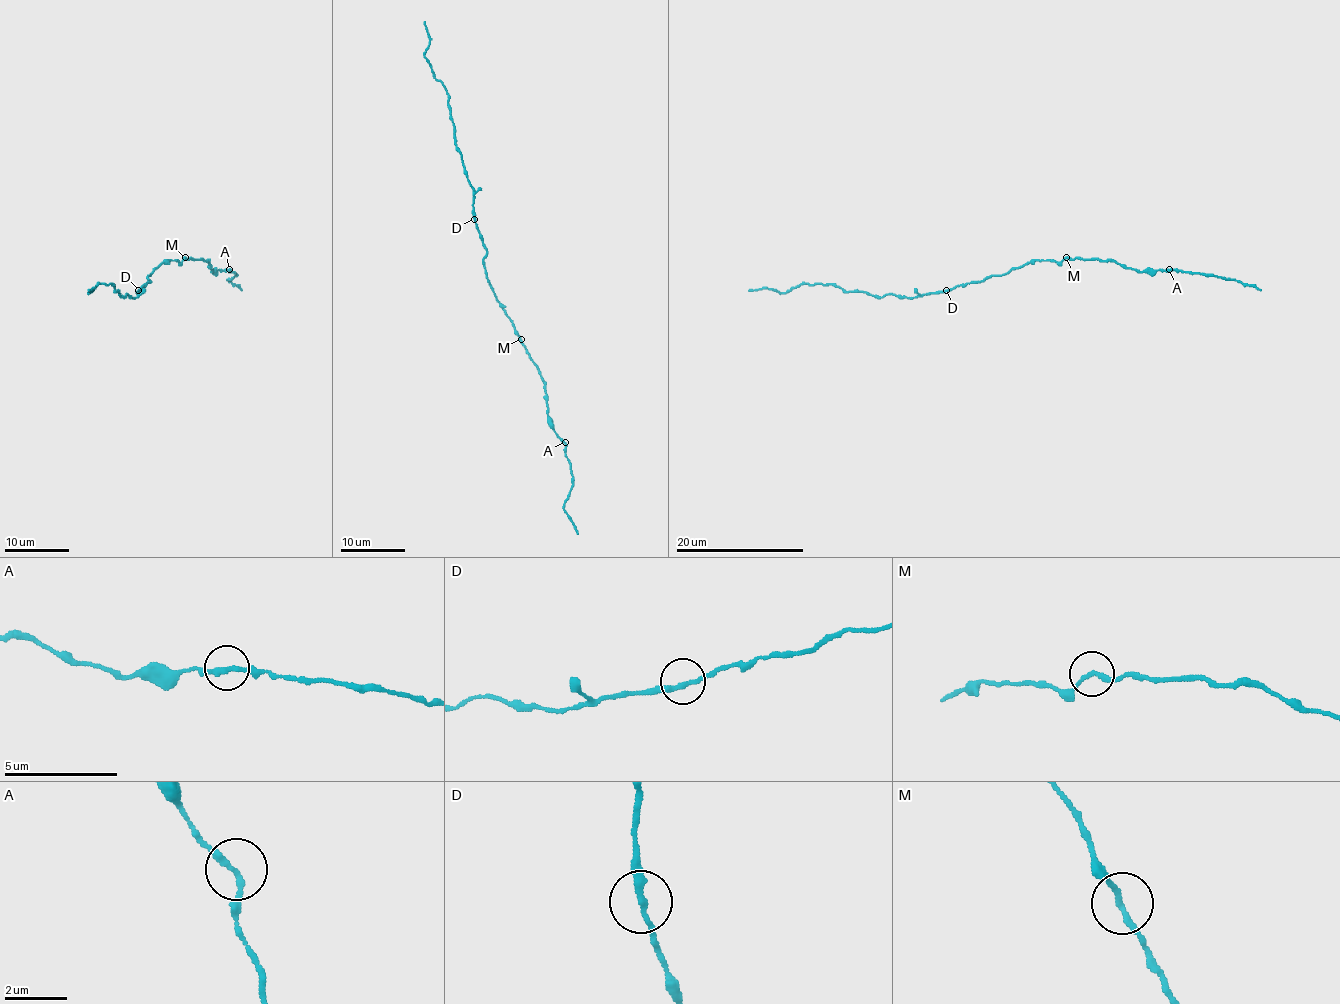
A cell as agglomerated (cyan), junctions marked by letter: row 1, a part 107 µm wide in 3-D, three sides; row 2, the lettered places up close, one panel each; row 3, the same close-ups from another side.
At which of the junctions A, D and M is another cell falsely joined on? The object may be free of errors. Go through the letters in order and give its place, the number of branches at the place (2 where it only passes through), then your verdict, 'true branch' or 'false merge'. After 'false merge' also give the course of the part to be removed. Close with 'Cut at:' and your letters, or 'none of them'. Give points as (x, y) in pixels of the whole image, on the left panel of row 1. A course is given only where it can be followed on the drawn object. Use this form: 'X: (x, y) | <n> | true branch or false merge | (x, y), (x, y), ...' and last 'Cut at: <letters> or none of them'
A: (229, 269) | 2 | true branch
D: (138, 290) | 2 | true branch
M: (185, 257) | 2 | true branch
Cut at: none of them

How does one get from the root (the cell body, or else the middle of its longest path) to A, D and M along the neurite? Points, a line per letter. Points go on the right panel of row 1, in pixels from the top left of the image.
A: (1007, 272), (1036, 261), (1060, 262), (1066, 257), (1116, 261), (1140, 272), (1169, 269)
D: (1007, 272), (946, 290)
M: (1007, 272), (1036, 261), (1060, 262), (1066, 257)

